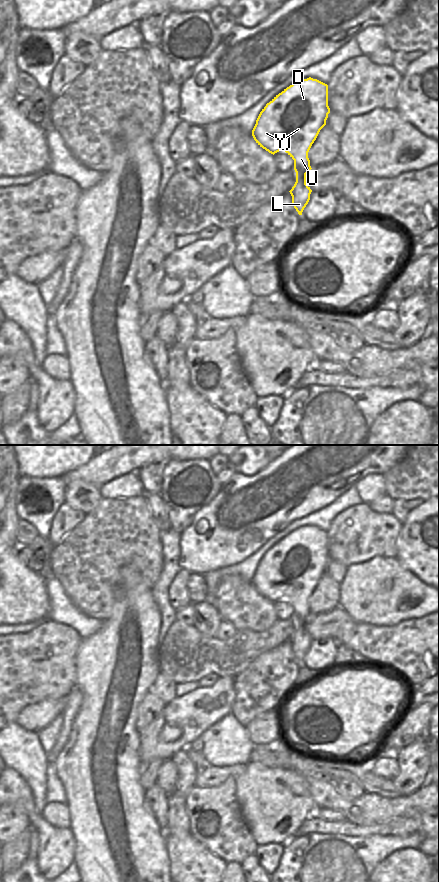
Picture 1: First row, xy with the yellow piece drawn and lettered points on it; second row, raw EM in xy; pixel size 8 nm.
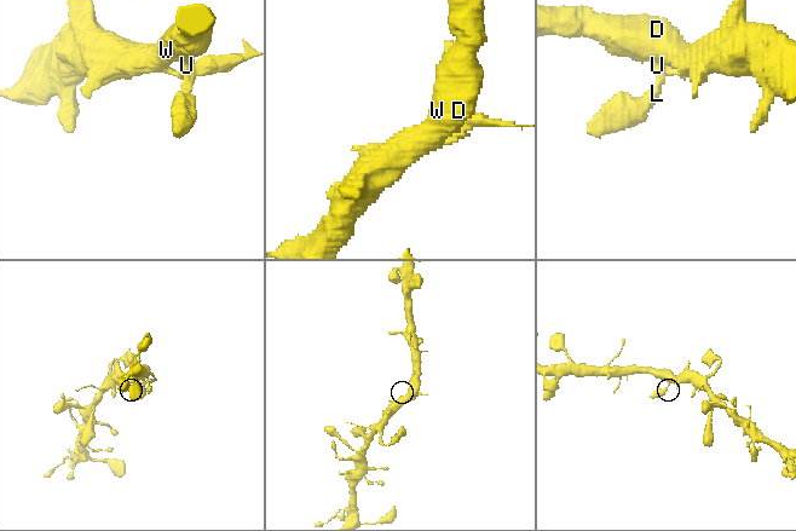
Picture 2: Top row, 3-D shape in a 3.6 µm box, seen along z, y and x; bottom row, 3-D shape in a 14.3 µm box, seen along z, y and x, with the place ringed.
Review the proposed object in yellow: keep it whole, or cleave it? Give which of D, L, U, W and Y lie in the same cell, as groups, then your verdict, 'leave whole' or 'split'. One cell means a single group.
D L U W Y; leave whole

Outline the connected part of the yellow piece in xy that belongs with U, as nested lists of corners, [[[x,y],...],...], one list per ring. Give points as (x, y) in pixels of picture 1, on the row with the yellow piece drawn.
[[[309,77],[293,83],[267,103],[252,130],[260,147],[273,155],[285,151],[294,160],[296,182],[289,192],[299,215],[312,192],[306,184],[306,174],[312,169],[308,152],[329,113],[328,85]]]

